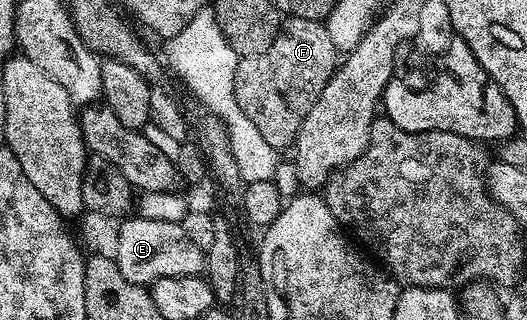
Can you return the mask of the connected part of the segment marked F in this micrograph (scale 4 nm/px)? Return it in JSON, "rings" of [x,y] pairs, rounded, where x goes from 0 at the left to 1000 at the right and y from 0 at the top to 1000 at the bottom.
{"rings":[[[541,53],[533,69],[533,94],[522,109],[514,147],[493,172],[455,181],[446,222],[446,309],[454,334],[461,334],[461,359],[491,397],[491,413],[514,459],[528,472],[541,472],[554,456],[564,431],[567,397],[575,372],[583,372],[583,347],[605,309],[613,272],[628,247],[628,234],[639,219],[643,169],[636,134],[628,134],[628,109],[620,109],[615,75],[573,53]]]}

